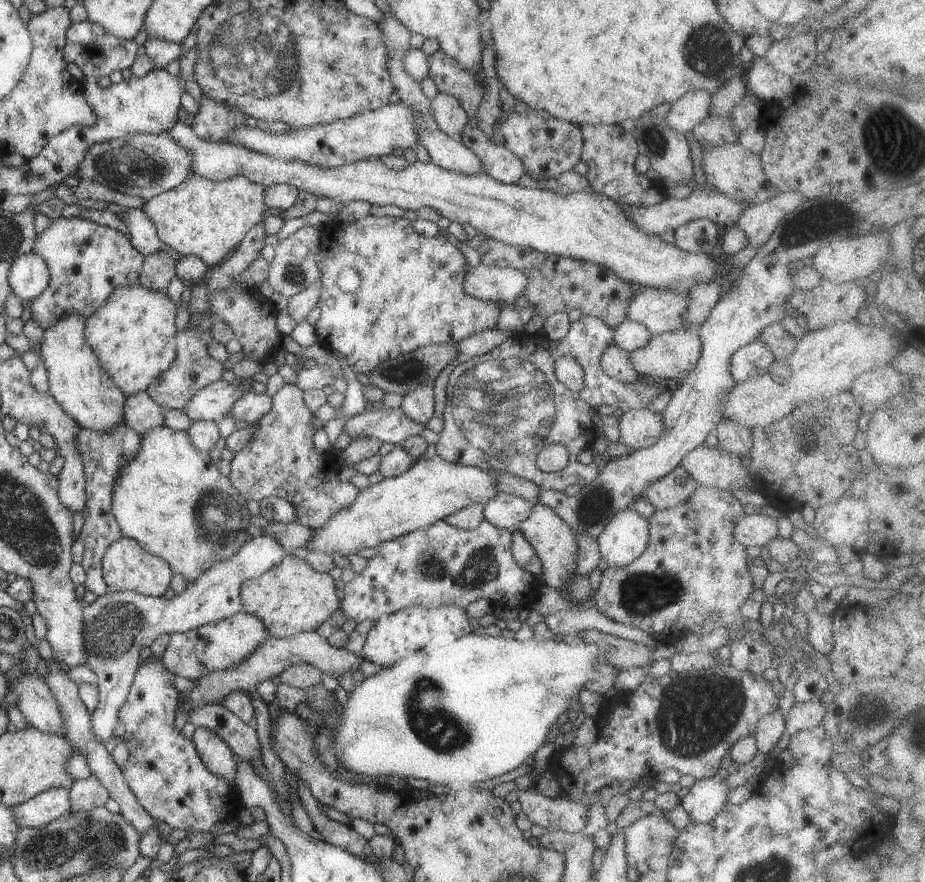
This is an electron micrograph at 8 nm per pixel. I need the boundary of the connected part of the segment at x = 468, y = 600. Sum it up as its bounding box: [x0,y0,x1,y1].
[339,519,540,623]

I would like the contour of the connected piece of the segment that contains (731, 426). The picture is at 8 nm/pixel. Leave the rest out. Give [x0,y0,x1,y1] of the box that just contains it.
[716,419,753,457]

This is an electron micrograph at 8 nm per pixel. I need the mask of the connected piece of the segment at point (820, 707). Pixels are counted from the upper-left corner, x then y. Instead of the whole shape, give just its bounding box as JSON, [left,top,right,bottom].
[785,701,826,740]

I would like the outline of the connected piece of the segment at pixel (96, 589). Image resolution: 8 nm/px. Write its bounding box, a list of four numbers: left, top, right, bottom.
[75,422,142,596]

